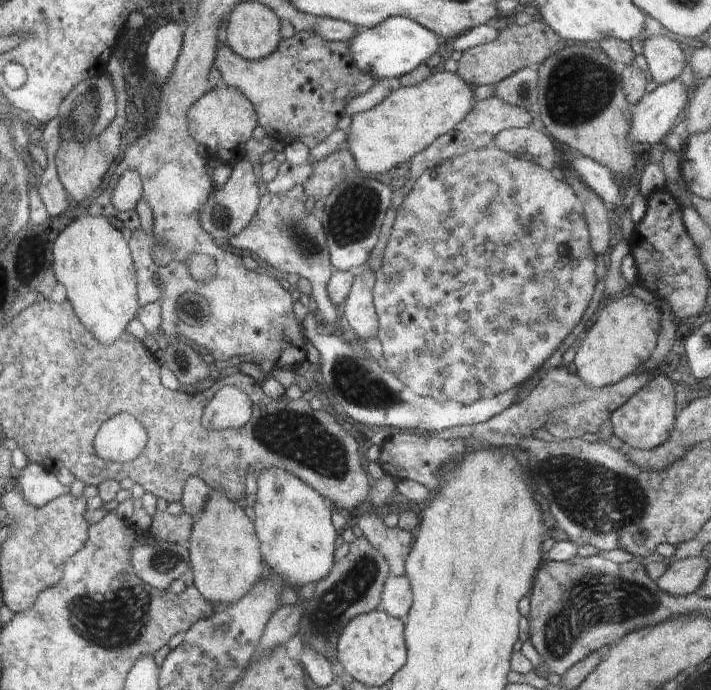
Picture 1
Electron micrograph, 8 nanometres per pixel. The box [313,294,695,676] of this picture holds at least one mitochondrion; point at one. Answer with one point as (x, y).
(597, 498)

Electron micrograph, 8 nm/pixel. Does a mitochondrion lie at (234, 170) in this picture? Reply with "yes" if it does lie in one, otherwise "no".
no

